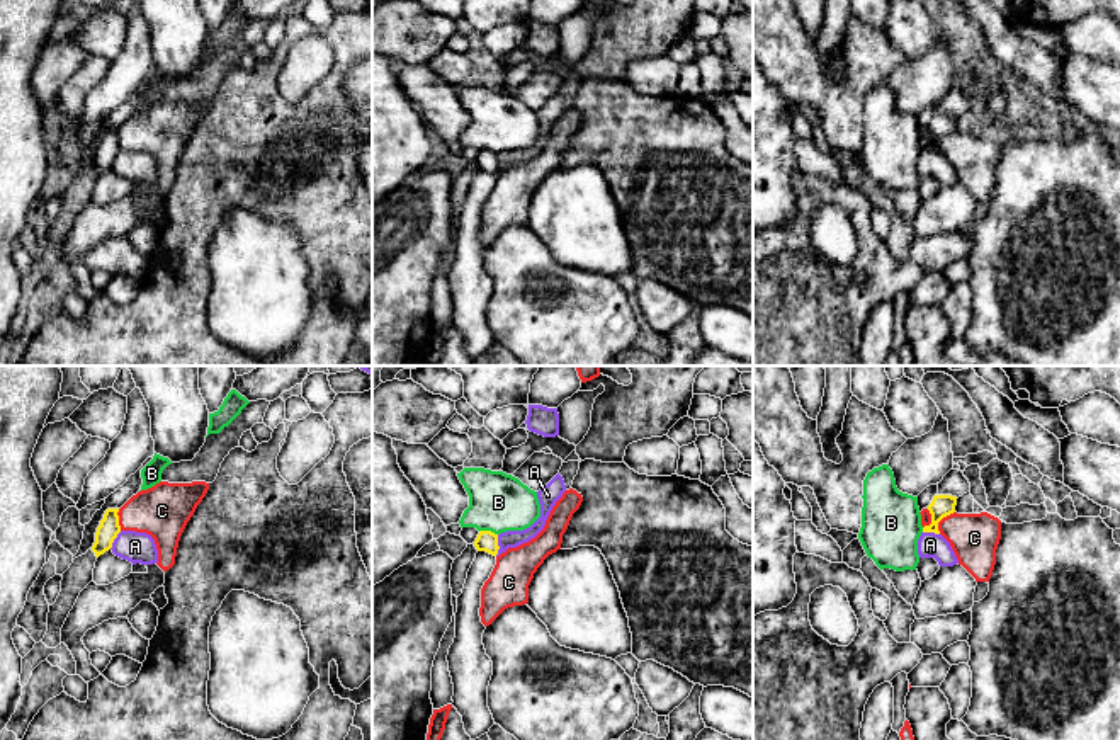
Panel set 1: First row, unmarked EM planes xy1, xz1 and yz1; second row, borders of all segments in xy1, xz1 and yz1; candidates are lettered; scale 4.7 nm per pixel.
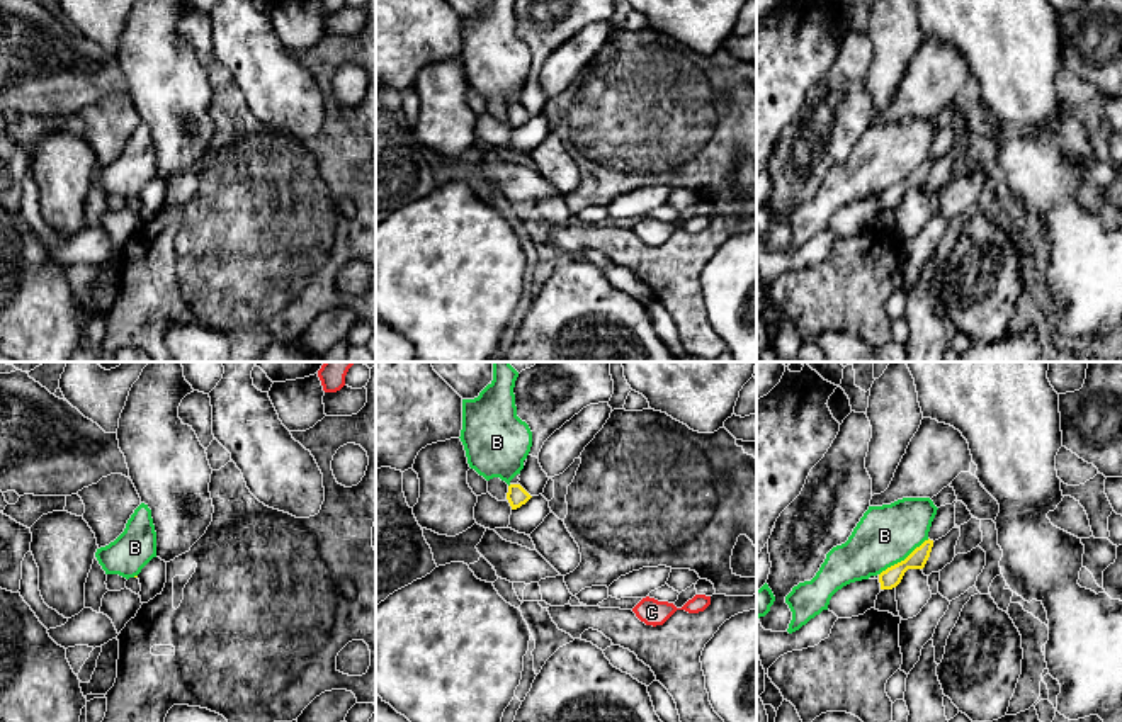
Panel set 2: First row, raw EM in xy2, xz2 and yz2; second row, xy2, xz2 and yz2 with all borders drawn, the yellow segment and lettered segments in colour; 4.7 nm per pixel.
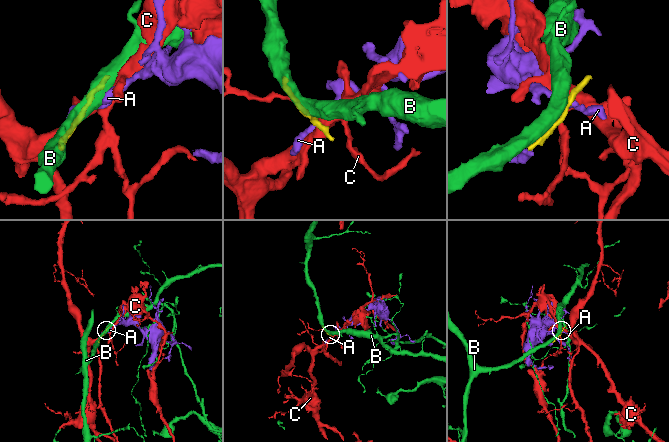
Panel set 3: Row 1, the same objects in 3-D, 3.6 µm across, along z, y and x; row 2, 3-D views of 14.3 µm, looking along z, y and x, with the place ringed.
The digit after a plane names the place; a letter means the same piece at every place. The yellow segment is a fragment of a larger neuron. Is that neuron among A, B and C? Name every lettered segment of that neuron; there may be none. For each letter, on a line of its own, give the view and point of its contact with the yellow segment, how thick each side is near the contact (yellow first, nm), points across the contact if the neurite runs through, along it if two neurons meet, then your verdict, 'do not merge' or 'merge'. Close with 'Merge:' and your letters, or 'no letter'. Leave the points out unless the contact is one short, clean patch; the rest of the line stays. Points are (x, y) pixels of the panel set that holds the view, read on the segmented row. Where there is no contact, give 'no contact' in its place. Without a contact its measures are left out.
A: contact xz1 (497, 545); calibres 100 and 80 nm; border xz1 (498, 535), (498, 552), (495, 555); do not merge
B: contact yz2 (905, 559); calibres 90 and 280 nm; do not merge
C: contact yz1 (940, 519); calibres 110 and 240 nm; border yz1 (954, 511), (938, 523), (938, 533); do not merge
Merge: no letter

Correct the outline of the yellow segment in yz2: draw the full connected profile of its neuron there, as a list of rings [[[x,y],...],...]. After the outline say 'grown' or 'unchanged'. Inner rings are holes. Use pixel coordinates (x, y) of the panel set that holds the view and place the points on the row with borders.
[[[928,539],[904,561],[882,571],[877,579],[869,578],[843,586],[831,596],[828,610],[838,618],[864,615],[867,610],[876,606],[877,595],[882,589],[892,589],[901,583],[908,569],[923,569],[930,557],[932,547],[933,540]]]; grown

